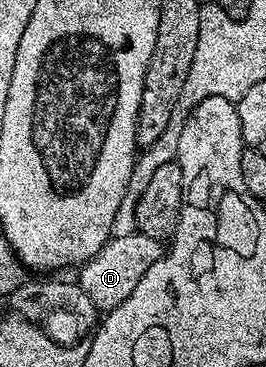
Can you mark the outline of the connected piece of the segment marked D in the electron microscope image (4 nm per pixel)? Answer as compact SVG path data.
M135 232L127 236L111 236L106 242L106 246L98 252L90 261L81 266L82 273L76 277L76 281L81 285L89 299L98 311L109 311L115 309L128 295L132 295L136 283L144 279L148 267L162 258L164 252L163 242L152 239L148 235Z

